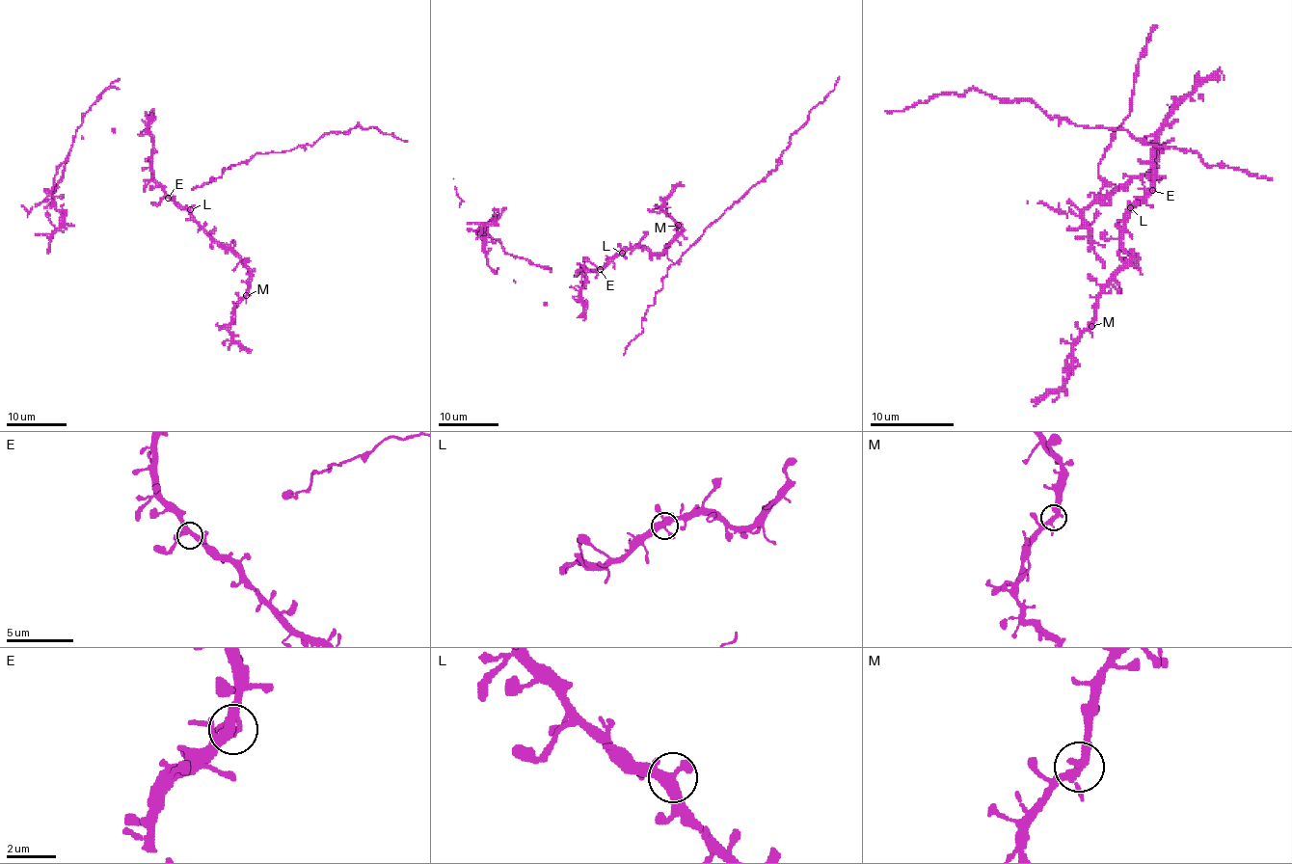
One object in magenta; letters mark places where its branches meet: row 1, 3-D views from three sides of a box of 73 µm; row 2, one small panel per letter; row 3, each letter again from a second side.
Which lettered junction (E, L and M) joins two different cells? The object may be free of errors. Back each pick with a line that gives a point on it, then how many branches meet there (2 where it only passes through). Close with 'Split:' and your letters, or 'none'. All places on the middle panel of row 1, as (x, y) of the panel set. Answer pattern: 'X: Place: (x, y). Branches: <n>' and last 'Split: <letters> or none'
Split: none

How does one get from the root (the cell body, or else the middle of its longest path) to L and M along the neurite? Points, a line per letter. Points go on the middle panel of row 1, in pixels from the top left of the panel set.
L: (601, 267), (622, 253)
M: (601, 267), (628, 250), (645, 247), (652, 253), (661, 253), (681, 232), (678, 226)

